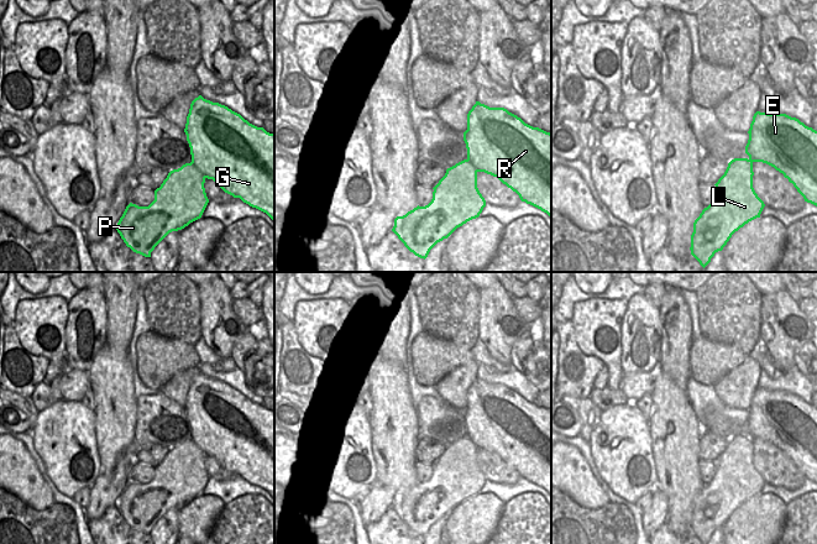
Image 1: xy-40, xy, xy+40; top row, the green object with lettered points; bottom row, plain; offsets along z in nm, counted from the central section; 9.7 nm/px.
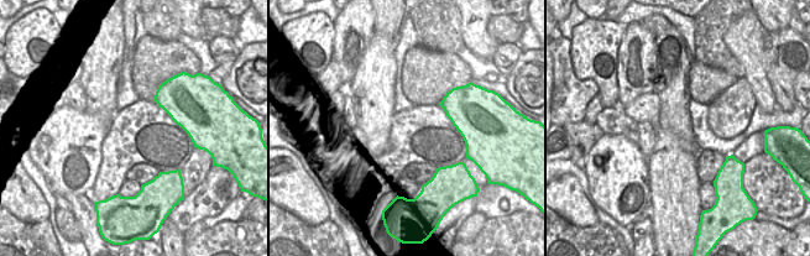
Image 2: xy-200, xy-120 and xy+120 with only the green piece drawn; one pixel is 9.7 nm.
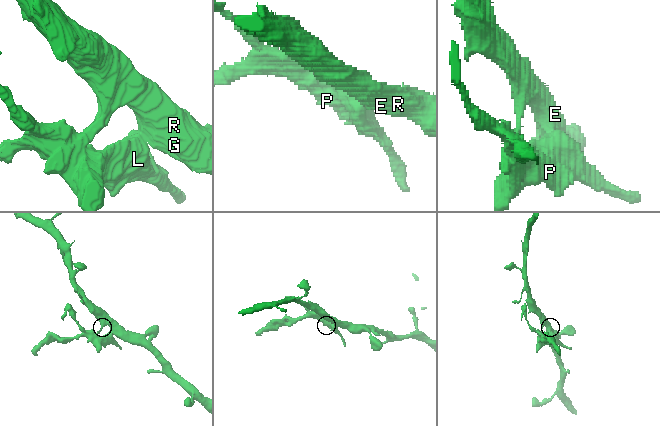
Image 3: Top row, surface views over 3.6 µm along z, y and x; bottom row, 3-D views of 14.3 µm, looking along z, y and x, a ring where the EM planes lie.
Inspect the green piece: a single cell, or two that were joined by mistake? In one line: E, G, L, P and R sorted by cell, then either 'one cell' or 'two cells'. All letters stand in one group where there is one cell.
groups E G R / L P; two cells

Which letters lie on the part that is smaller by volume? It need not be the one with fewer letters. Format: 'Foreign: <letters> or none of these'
Foreign: L, P

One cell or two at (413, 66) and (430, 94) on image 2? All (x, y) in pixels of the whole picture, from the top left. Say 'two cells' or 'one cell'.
one cell

